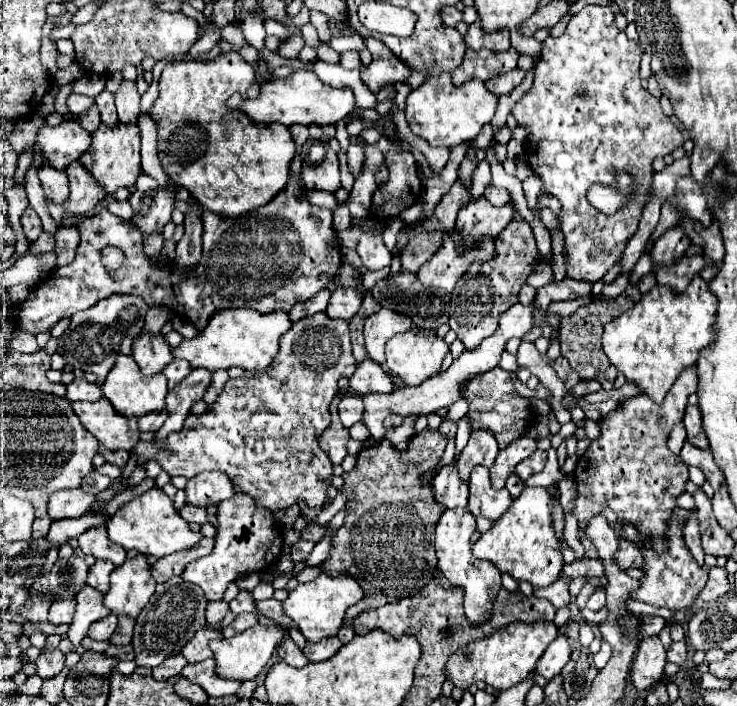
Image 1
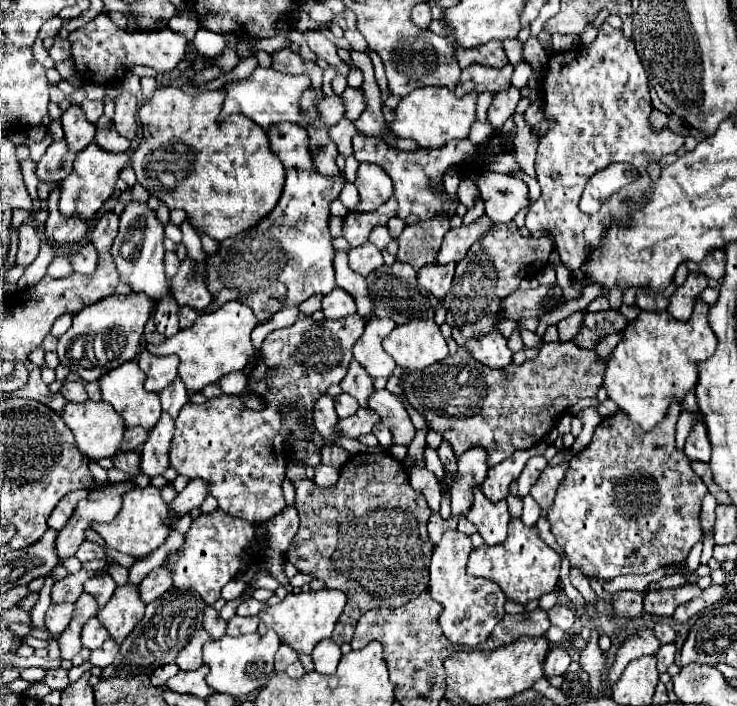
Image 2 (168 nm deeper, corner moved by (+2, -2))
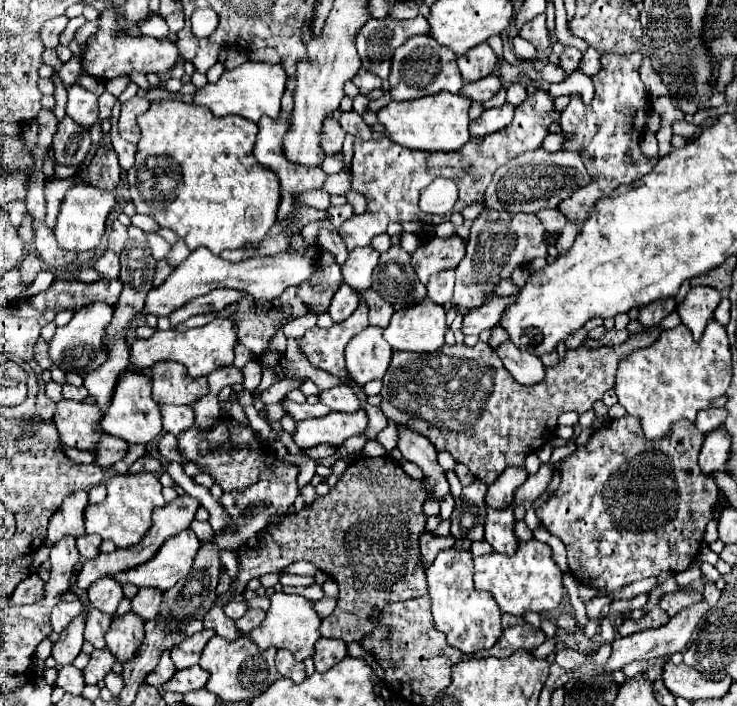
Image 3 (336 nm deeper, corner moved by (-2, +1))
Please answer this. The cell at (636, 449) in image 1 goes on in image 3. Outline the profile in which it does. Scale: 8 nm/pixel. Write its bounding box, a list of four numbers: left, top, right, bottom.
[536,414,718,592]

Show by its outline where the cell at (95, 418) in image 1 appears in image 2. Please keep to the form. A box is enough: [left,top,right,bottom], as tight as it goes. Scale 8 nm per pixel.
[60,399,124,459]

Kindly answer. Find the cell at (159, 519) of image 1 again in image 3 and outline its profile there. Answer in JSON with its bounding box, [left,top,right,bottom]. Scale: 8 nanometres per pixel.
[84,472,164,548]

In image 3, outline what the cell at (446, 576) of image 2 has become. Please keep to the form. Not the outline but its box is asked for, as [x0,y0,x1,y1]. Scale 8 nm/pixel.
[426,548,502,654]

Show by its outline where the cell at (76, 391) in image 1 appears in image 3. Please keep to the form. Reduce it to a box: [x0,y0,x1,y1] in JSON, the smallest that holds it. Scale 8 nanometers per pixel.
[62,382,88,400]

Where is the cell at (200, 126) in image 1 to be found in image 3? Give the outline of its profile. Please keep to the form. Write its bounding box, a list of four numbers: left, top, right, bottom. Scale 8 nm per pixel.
[128,100,280,254]

